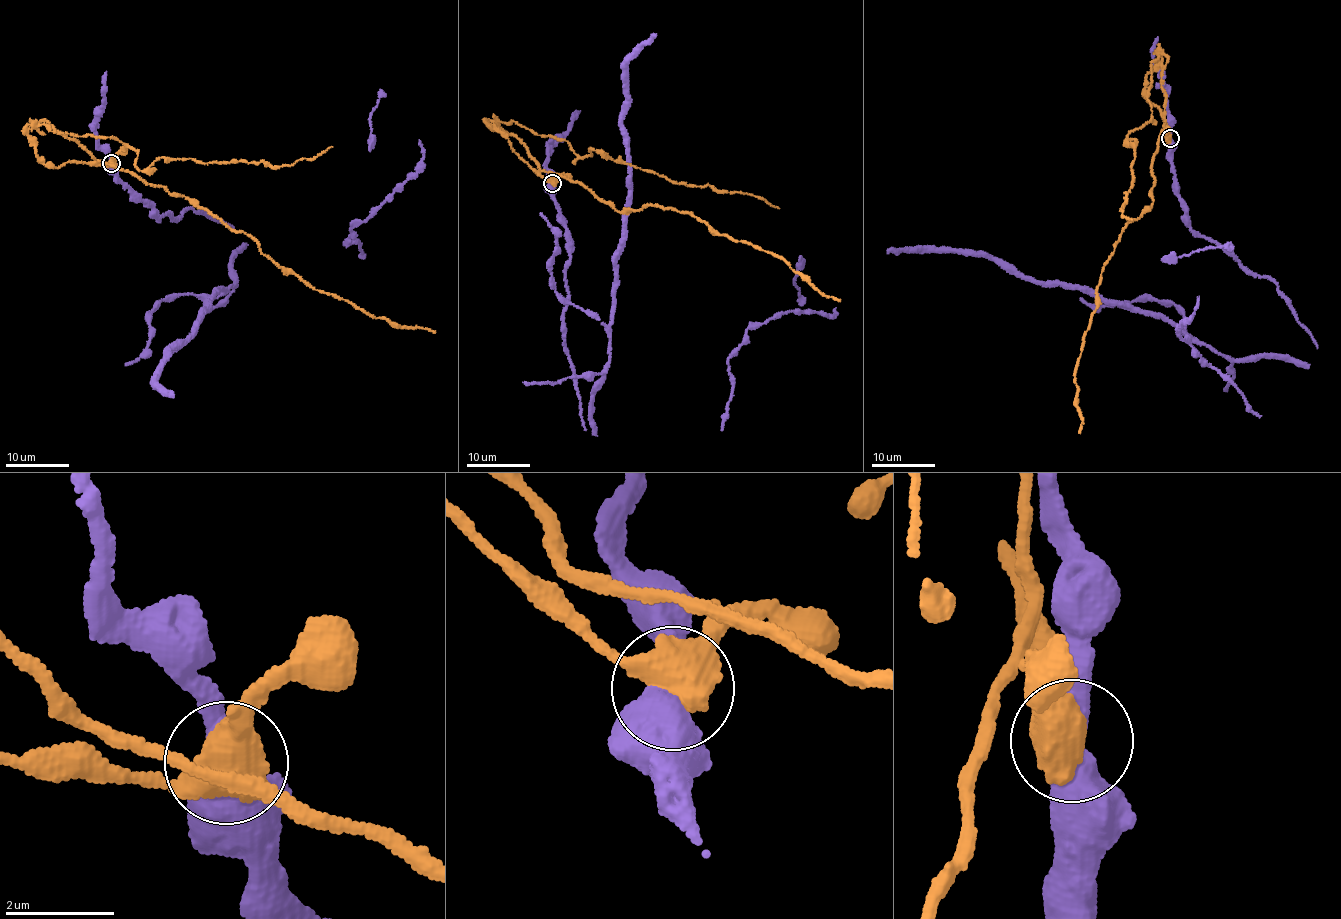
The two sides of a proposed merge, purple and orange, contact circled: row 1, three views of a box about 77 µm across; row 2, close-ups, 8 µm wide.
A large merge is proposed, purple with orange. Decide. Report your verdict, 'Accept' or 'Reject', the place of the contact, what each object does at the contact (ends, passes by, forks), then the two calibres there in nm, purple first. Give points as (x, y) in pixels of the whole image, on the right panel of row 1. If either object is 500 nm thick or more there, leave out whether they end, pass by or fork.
Reject. Place: (1170, 138). Thickness 440 nm (purple) against 650 nm

